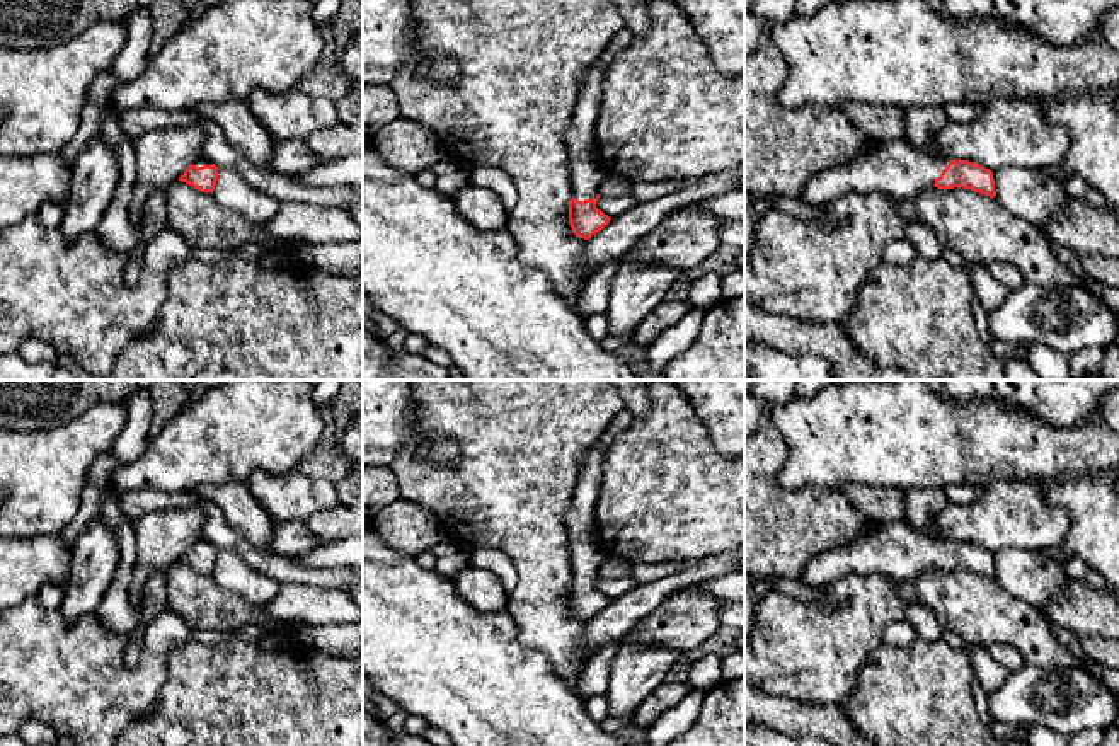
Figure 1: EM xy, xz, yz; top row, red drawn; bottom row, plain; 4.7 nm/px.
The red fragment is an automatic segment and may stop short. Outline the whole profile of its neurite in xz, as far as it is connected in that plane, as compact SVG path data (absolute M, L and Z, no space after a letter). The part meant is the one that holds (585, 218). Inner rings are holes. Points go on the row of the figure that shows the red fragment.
M627 27L618 31L603 55L588 70L564 138L574 194L569 203L569 225L574 235L584 240L589 240L611 220L596 208L598 191L610 170L600 153L594 126L601 104L605 72L613 58L630 46L634 37Z

